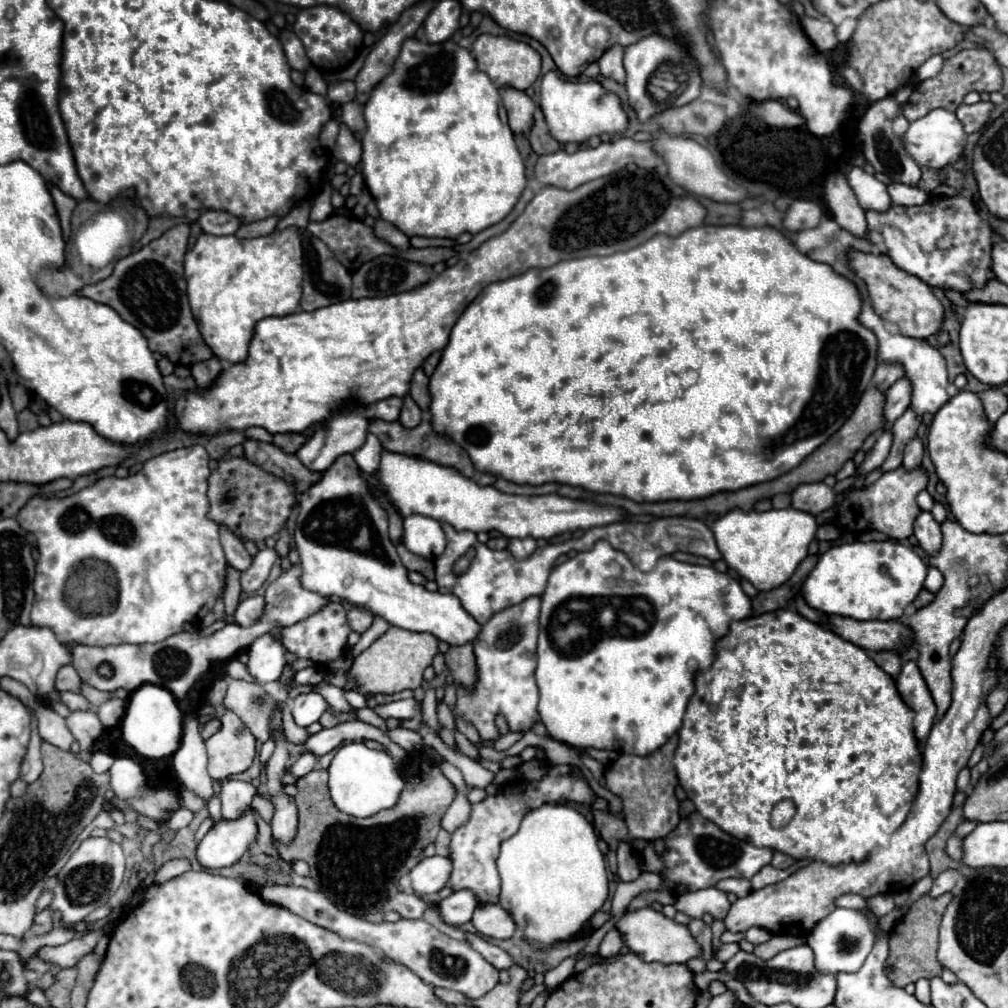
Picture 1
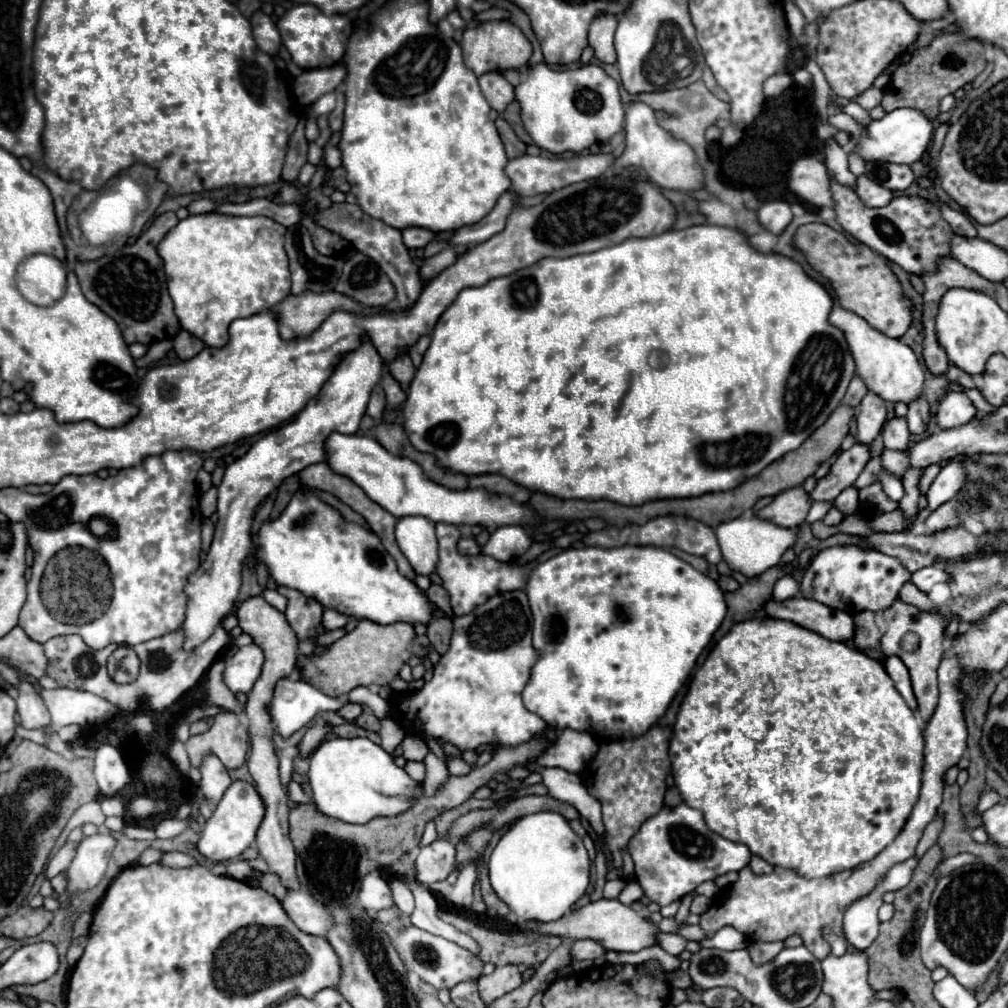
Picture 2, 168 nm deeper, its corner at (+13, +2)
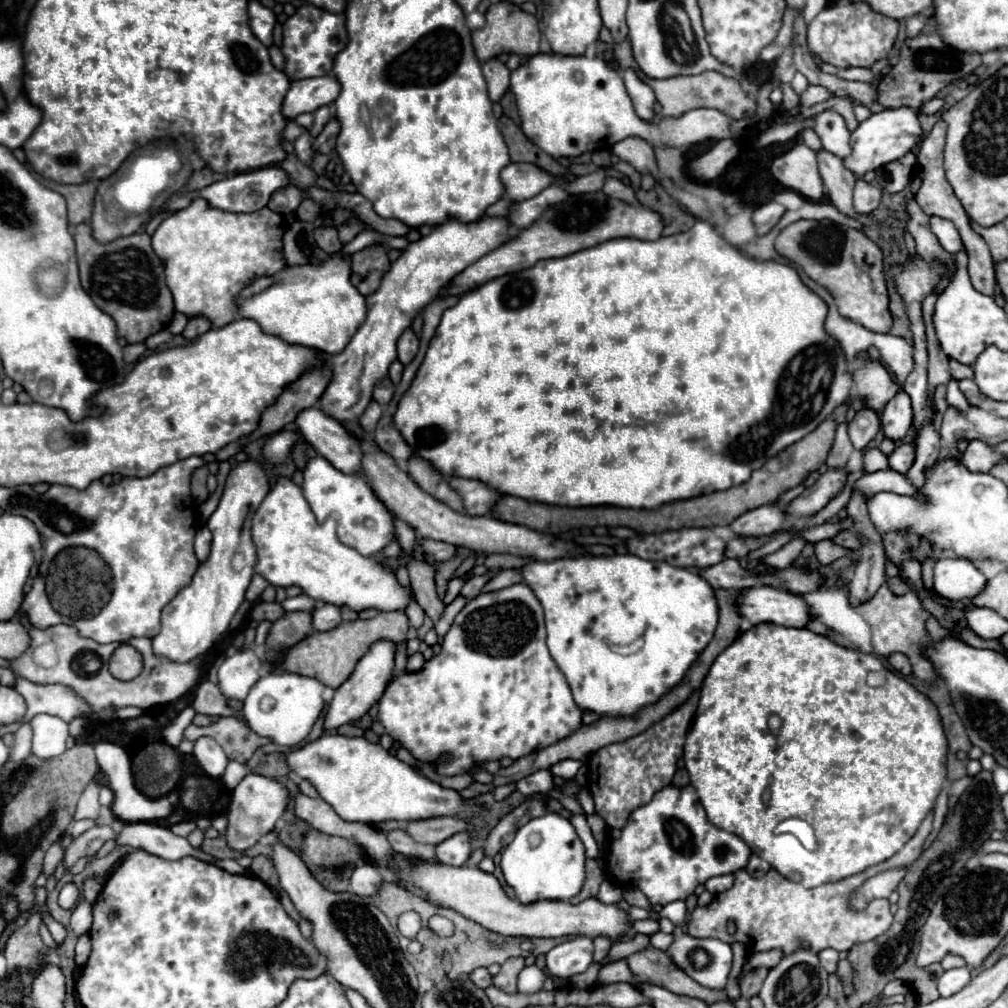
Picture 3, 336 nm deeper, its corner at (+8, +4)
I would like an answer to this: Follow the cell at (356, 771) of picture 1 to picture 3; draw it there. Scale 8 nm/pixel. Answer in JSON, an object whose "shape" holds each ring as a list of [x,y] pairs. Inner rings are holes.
{"shape":[[[321,735],[305,747],[287,753],[287,765],[301,779],[307,779],[321,799],[345,821],[381,823],[381,821],[413,821],[431,817],[471,819],[481,813],[481,803],[467,803],[455,789],[445,789],[439,783],[415,773],[407,763],[385,751],[379,743],[369,743],[365,737]]]}

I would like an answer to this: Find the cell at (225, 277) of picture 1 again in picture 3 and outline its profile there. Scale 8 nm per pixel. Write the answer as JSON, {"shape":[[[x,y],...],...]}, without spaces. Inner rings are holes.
{"shape":[[[197,197],[189,207],[165,217],[151,243],[165,265],[175,311],[187,317],[207,315],[215,327],[223,327],[235,319],[235,297],[251,279],[273,275],[287,265],[281,237],[283,217],[267,207],[255,213],[227,213]]]}

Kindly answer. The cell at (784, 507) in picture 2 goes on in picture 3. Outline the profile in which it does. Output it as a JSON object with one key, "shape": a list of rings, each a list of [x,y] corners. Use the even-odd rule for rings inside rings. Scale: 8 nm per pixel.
{"shape":[[[763,505],[737,517],[729,527],[739,537],[763,537],[781,531],[785,525],[785,513],[777,505]]]}

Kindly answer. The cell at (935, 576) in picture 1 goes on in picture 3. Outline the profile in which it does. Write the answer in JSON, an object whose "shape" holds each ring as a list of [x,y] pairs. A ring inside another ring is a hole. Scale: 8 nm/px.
{"shape":[[[937,559],[933,569],[933,589],[937,595],[961,601],[961,599],[973,599],[985,589],[985,575],[975,569],[975,565],[967,559]]]}

